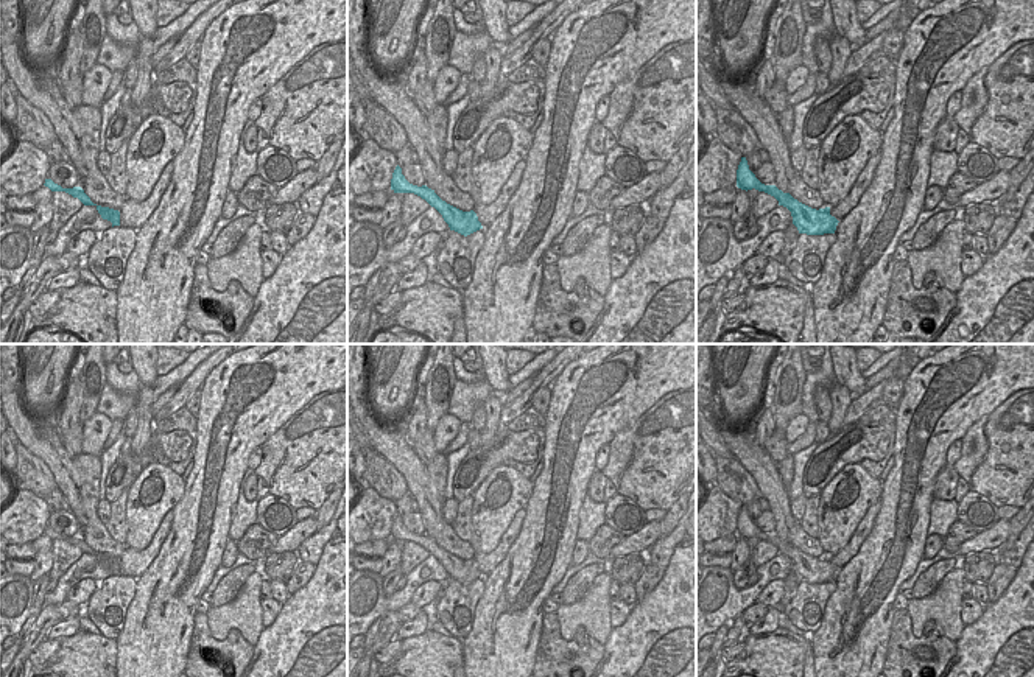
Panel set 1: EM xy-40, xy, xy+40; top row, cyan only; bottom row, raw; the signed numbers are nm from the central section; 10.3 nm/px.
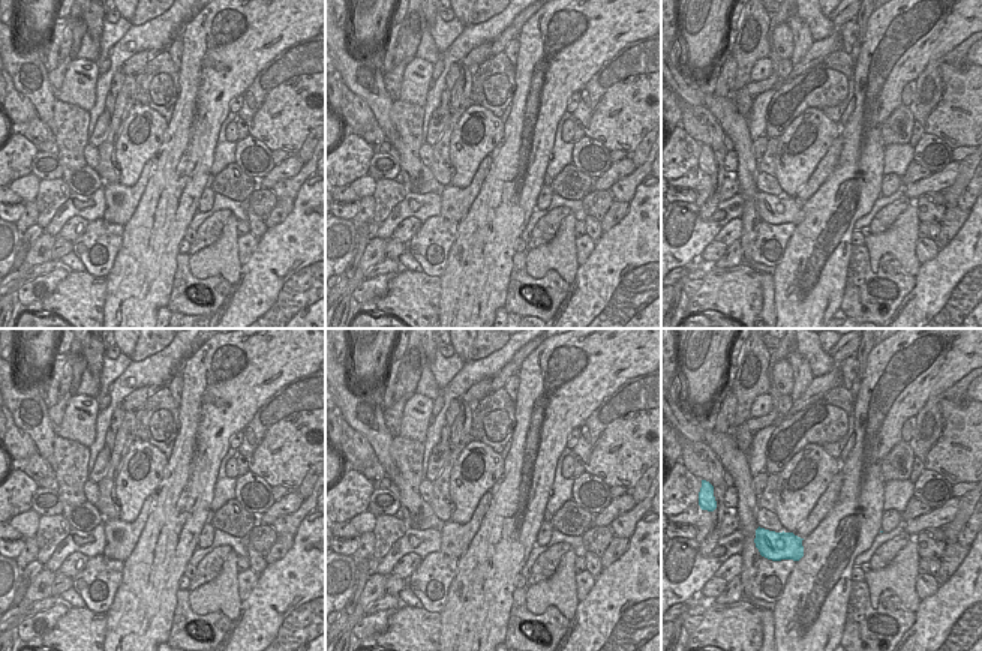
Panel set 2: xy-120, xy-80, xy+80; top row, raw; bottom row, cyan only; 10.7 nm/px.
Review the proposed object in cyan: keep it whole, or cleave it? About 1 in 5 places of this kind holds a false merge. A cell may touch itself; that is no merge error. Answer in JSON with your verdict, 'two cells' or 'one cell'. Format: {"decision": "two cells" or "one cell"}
{"decision": "one cell"}

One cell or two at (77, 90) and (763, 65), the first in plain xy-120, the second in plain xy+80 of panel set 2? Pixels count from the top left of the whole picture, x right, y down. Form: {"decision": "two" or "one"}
{"decision": "one"}

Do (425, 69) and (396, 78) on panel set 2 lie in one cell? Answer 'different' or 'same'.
different

